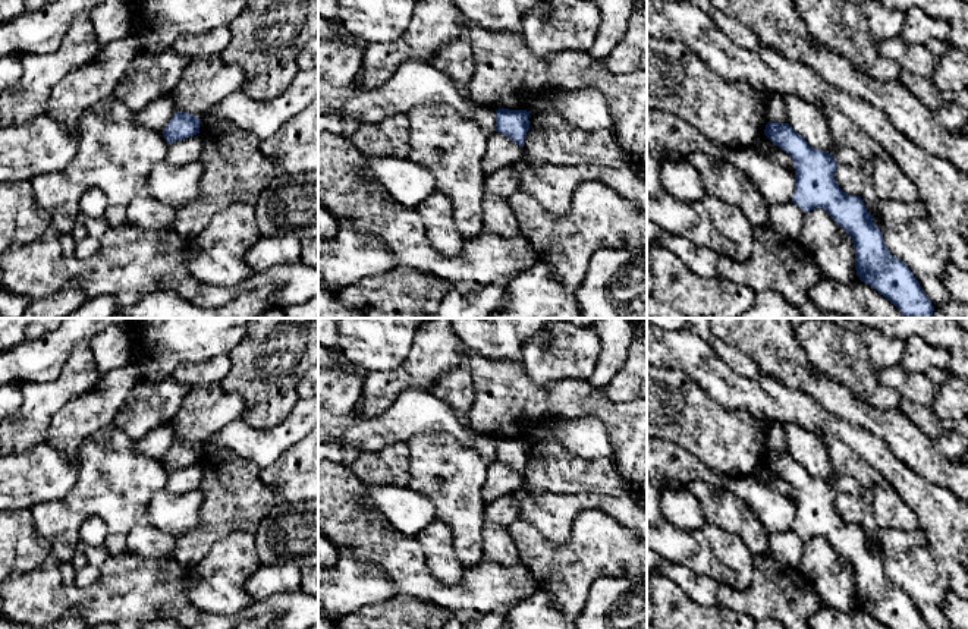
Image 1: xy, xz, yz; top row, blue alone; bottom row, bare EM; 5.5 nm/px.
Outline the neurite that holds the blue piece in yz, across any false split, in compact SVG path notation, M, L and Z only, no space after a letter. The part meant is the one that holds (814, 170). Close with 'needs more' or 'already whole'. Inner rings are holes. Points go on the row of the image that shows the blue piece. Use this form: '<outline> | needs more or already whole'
M769 122L764 135L793 161L792 202L804 213L823 208L852 239L859 280L890 301L905 318L934 318L930 299L909 267L887 251L861 196L848 195L837 186L835 158L810 147L789 123Z | already whole

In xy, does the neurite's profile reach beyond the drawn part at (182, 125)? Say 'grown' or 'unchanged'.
unchanged

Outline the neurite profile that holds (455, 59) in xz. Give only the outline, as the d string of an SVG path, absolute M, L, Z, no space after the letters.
M462 35L459 40L447 44L441 51L427 62L439 70L447 73L453 79L461 94L466 100L472 101L468 94L468 82L474 72L474 59L466 35Z

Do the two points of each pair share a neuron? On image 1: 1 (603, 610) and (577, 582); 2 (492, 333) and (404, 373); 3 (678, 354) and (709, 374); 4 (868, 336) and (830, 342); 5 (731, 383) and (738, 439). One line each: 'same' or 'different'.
1: different
2: different
3: same
4: different
5: different

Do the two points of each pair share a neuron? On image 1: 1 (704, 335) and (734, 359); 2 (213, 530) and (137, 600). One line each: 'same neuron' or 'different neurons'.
1: same neuron
2: different neurons

